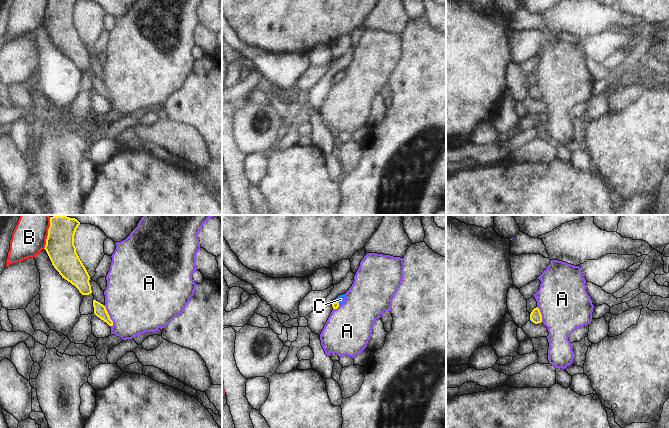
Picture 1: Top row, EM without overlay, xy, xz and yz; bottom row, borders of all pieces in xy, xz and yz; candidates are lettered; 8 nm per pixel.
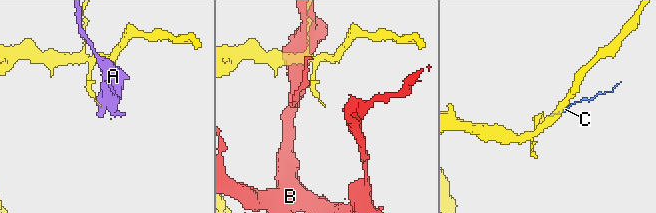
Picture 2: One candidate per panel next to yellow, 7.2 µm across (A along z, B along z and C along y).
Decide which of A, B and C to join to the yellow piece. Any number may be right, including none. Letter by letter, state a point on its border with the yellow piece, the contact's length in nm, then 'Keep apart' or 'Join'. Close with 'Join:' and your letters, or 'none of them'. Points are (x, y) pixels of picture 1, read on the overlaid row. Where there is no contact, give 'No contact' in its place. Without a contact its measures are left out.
A: Touches yellow at xy (109, 316). Shared border 190 nm. Keep apart
B: Touches yellow at xy (48, 233). Shared border 260 nm. Keep apart
C: Touches yellow at xz (337, 302). Shared border 60 nm. Join
Join: C

